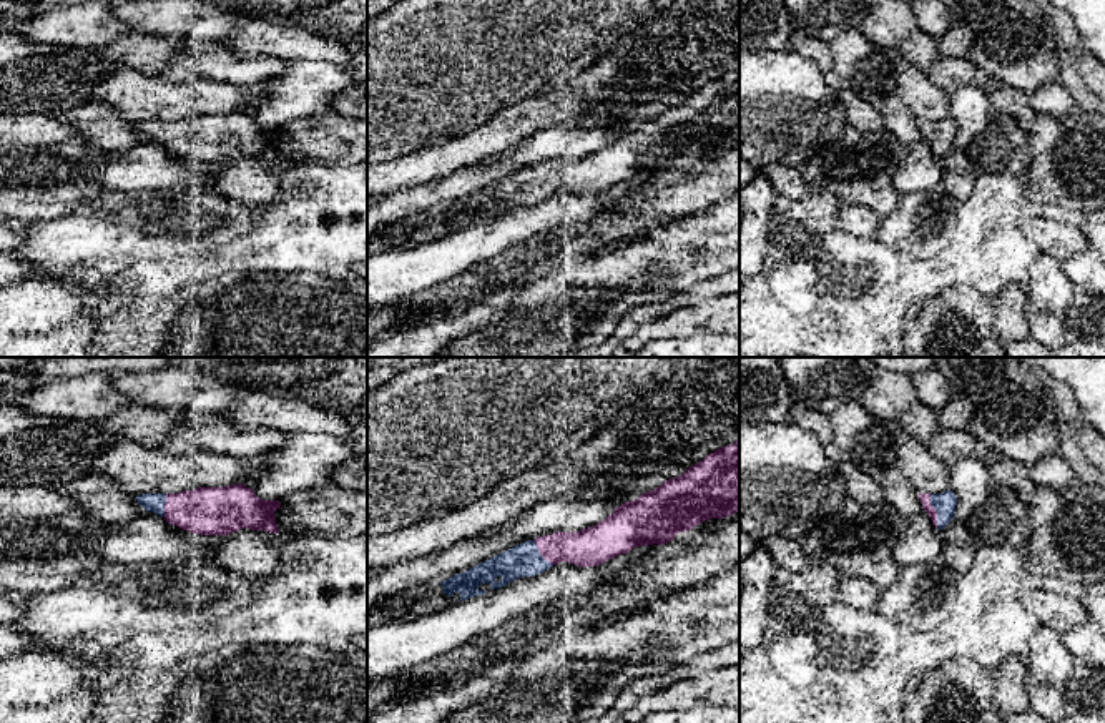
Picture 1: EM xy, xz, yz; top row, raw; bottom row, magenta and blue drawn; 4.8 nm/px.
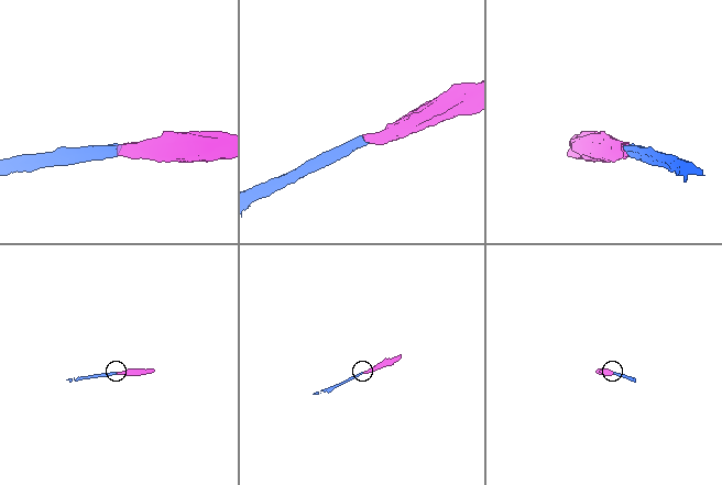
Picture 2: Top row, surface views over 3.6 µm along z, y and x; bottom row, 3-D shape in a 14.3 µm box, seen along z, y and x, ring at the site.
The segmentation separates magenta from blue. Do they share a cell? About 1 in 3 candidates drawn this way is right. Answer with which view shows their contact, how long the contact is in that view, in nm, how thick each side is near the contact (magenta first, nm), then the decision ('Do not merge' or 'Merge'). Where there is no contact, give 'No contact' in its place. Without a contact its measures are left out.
Touches magenta in yz. Shared border 170 nm. Thickness 50 nm (magenta) against 100 nm. Merge

